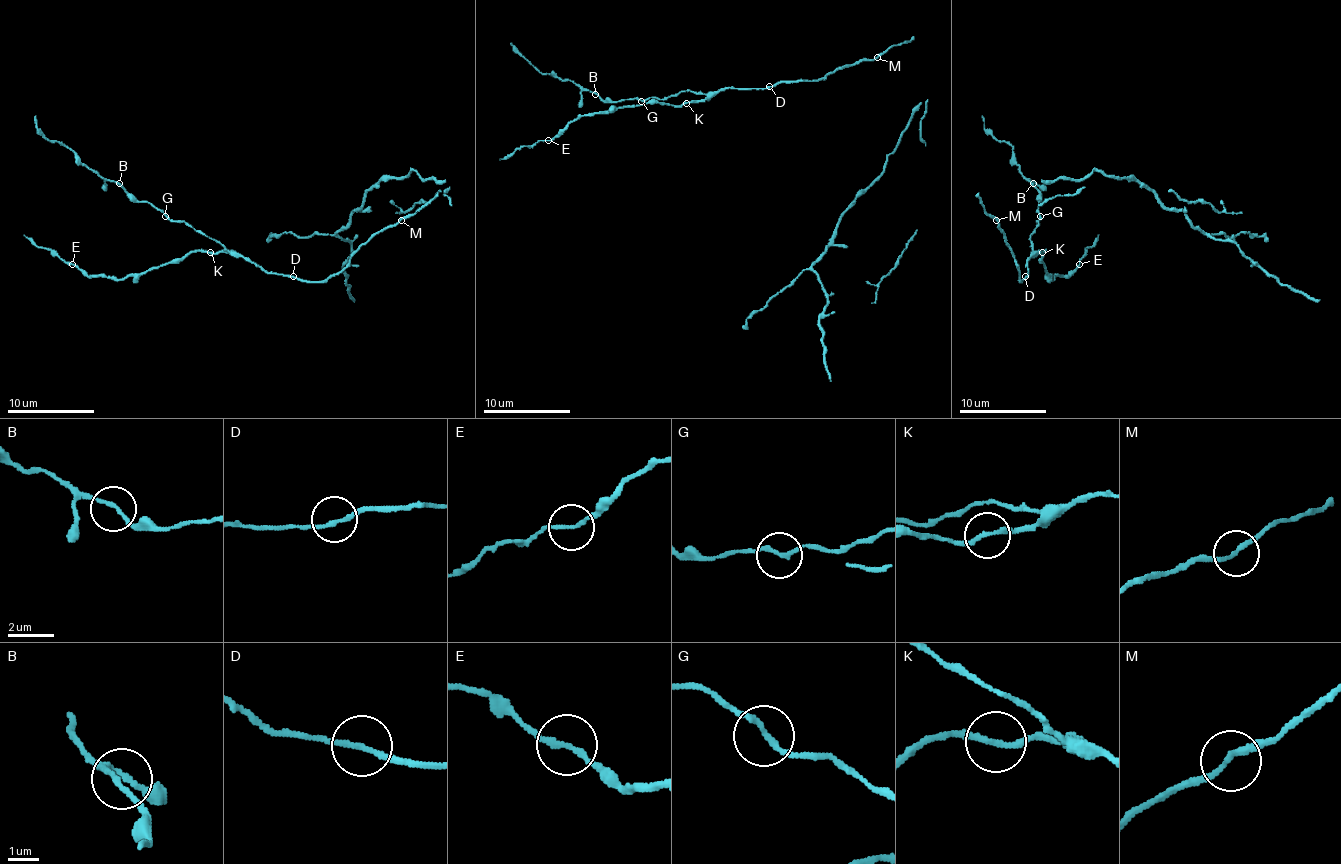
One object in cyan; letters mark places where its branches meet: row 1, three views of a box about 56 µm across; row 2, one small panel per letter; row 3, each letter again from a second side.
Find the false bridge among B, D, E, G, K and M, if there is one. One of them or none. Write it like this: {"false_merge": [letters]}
{"false_merge": ["E"]}

